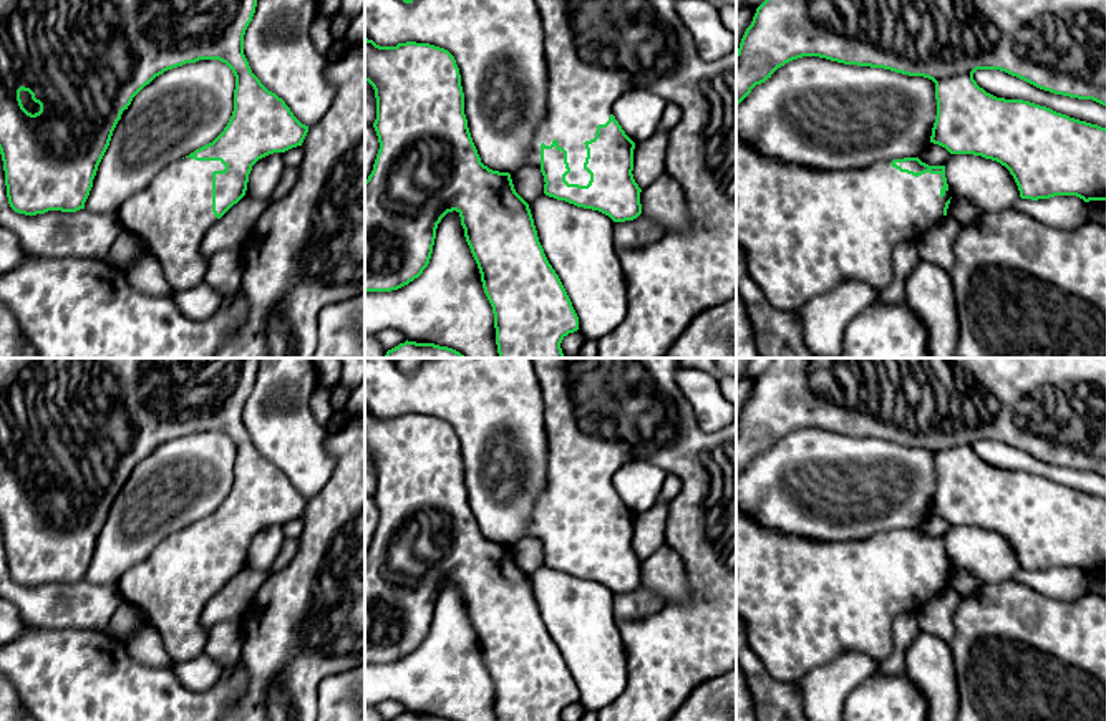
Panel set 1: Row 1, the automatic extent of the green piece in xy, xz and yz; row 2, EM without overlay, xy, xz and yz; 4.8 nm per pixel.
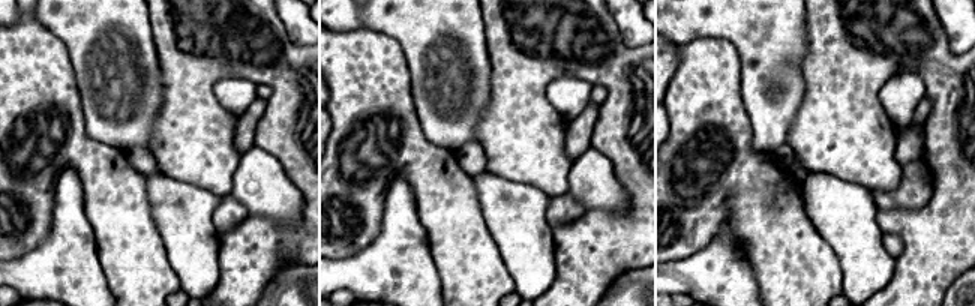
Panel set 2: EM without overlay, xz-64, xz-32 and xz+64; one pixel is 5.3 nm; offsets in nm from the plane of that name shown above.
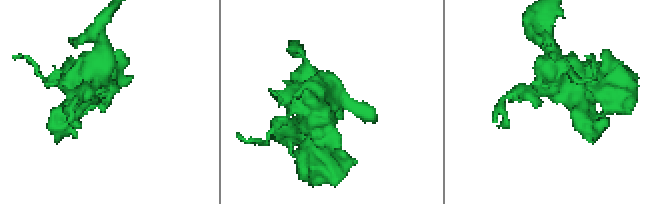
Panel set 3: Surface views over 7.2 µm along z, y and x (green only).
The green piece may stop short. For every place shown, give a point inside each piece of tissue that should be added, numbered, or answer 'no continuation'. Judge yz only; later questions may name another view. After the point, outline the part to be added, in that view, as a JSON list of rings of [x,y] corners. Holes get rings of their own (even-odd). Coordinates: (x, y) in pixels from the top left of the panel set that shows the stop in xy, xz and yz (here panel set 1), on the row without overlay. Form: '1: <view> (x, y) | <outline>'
1: yz (805, 602) | [[[736,507],[736,615],[743,620],[748,643],[766,671],[781,683],[798,683],[817,666],[834,661],[846,651],[861,651],[877,661],[892,648],[892,625],[904,612],[915,613],[940,593],[950,562],[940,567],[942,545],[925,544],[919,549],[900,544],[892,532],[877,532],[857,540],[813,540],[783,535],[764,529]]]

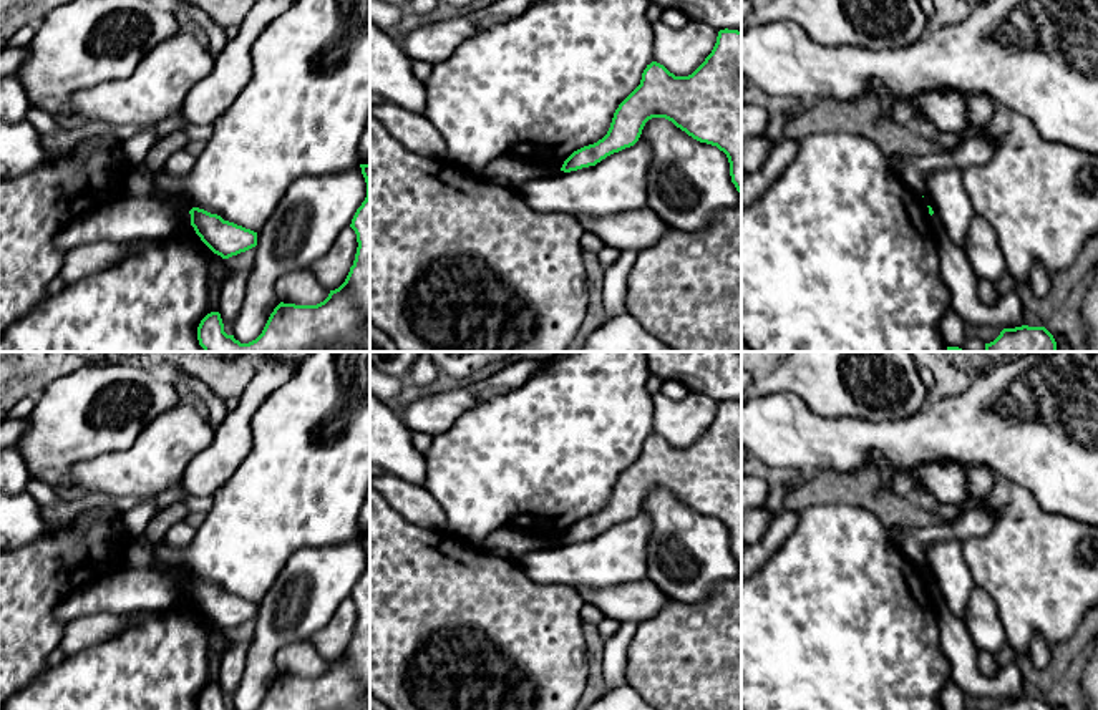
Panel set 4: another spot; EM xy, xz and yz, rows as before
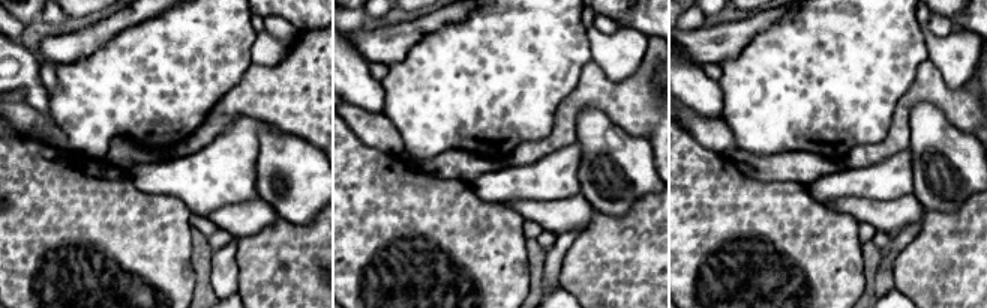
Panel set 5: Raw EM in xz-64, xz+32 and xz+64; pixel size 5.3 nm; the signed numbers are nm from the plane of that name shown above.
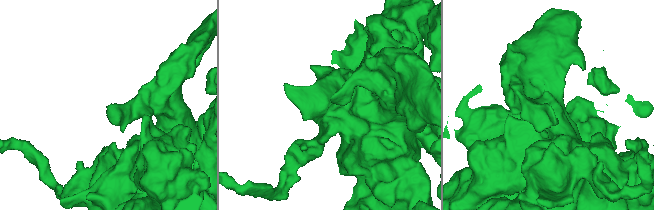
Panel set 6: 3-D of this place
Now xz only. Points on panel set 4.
no continuation

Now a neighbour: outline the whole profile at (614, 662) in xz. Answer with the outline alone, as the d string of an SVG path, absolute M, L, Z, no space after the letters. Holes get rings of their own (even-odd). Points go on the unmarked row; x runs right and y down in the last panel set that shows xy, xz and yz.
M620 622L619 630L610 639L605 639L602 675L609 688L627 683L627 652L635 630L637 624Z

